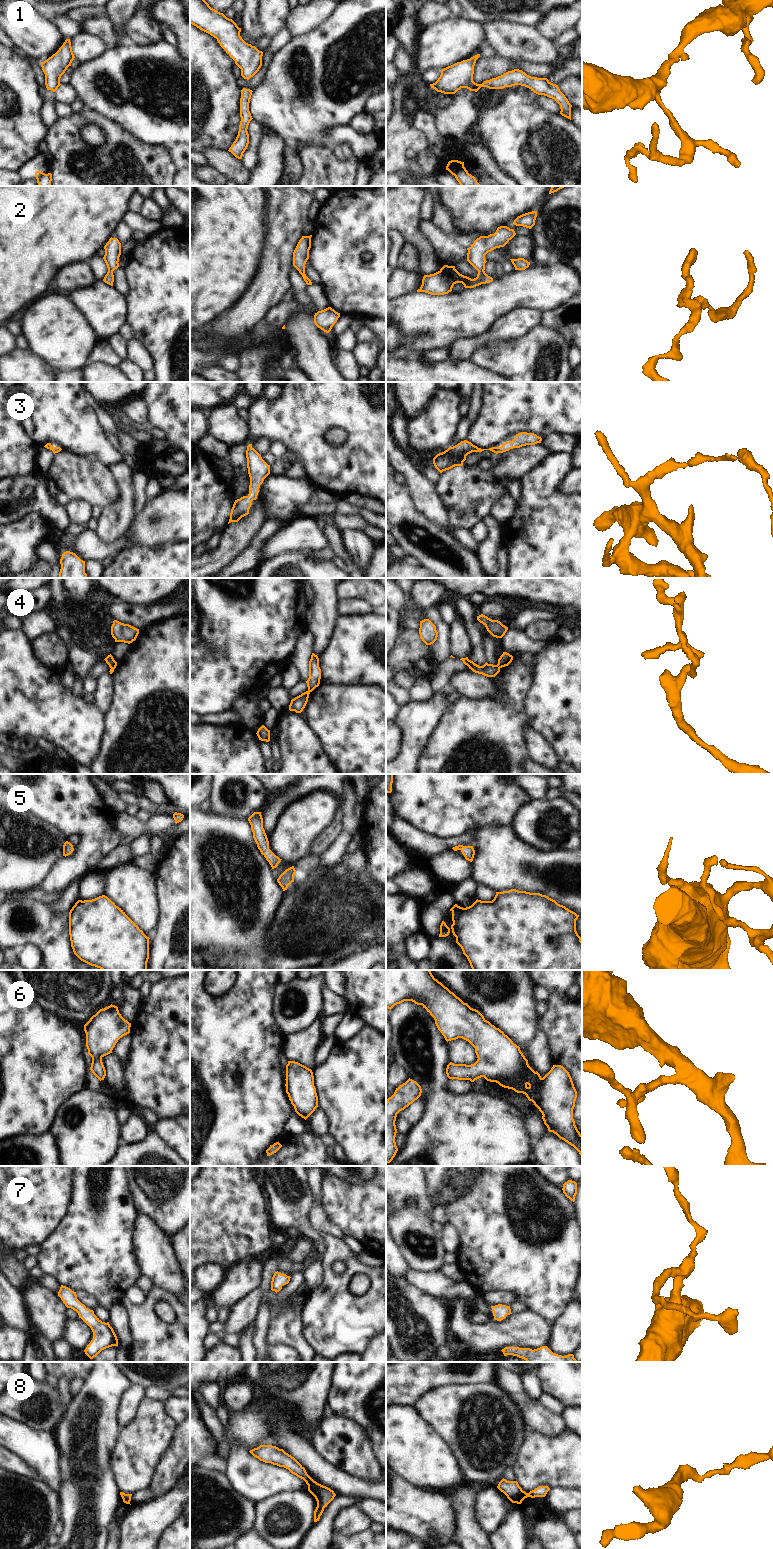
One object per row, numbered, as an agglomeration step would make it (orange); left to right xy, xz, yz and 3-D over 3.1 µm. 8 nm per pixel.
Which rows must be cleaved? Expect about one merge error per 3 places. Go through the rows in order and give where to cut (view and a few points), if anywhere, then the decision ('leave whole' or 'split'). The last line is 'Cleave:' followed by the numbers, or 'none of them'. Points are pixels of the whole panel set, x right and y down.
1: no cut | leave whole
2: no cut | leave whole
3: no cut | leave whole
4: yz (497, 664), (500, 667) | split
5: no cut | leave whole
6: no cut | leave whole
7: no cut | leave whole
8: no cut | leave whole
Cleave: 4

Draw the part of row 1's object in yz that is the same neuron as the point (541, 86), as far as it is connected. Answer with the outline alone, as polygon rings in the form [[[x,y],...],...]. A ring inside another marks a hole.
[[[477,54],[470,59],[457,62],[442,69],[438,80],[430,84],[431,88],[444,94],[455,94],[461,88],[477,92],[481,87],[503,89],[521,85],[538,95],[554,99],[560,105],[560,114],[571,120],[572,105],[560,91],[558,85],[551,83],[547,78],[531,77],[522,70],[514,69],[496,78],[486,80],[482,84],[475,83],[473,81],[474,66],[479,57],[480,54]]]

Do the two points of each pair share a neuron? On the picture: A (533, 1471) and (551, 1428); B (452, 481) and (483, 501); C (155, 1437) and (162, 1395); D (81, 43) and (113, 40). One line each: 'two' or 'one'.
A: two
B: one
C: two
D: two

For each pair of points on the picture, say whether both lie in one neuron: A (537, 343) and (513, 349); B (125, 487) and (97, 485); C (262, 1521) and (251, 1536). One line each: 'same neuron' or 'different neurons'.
A: same neuron
B: different neurons
C: different neurons

